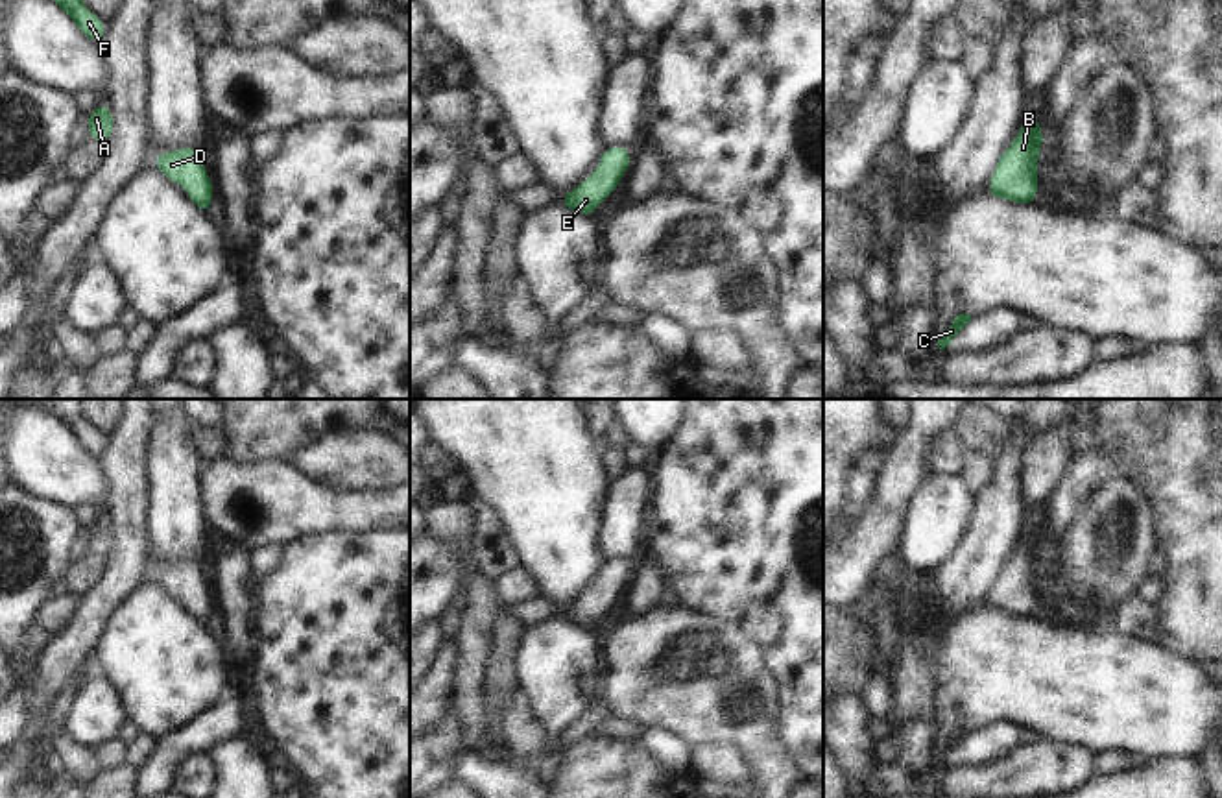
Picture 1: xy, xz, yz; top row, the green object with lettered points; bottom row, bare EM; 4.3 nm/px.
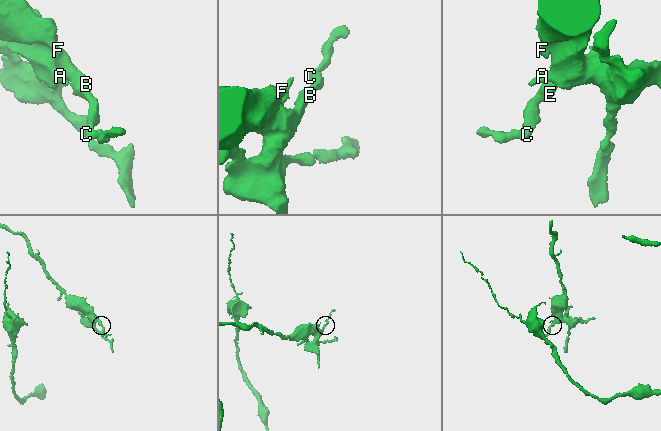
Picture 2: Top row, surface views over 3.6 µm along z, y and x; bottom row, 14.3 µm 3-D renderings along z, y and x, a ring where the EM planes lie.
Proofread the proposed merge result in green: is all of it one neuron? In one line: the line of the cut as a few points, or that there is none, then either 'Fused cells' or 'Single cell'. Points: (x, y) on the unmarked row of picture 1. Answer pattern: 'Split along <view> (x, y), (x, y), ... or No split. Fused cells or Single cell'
No split. Single cell

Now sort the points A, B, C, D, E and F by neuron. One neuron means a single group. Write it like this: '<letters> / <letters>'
A B C D E F

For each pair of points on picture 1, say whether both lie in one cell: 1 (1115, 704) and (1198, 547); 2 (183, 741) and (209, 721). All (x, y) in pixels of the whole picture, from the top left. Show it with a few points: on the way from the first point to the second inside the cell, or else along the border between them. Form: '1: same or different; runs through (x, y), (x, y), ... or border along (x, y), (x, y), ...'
1: different; border along (1154, 641), (1197, 662)
2: same; runs through (189, 739), (203, 726)

